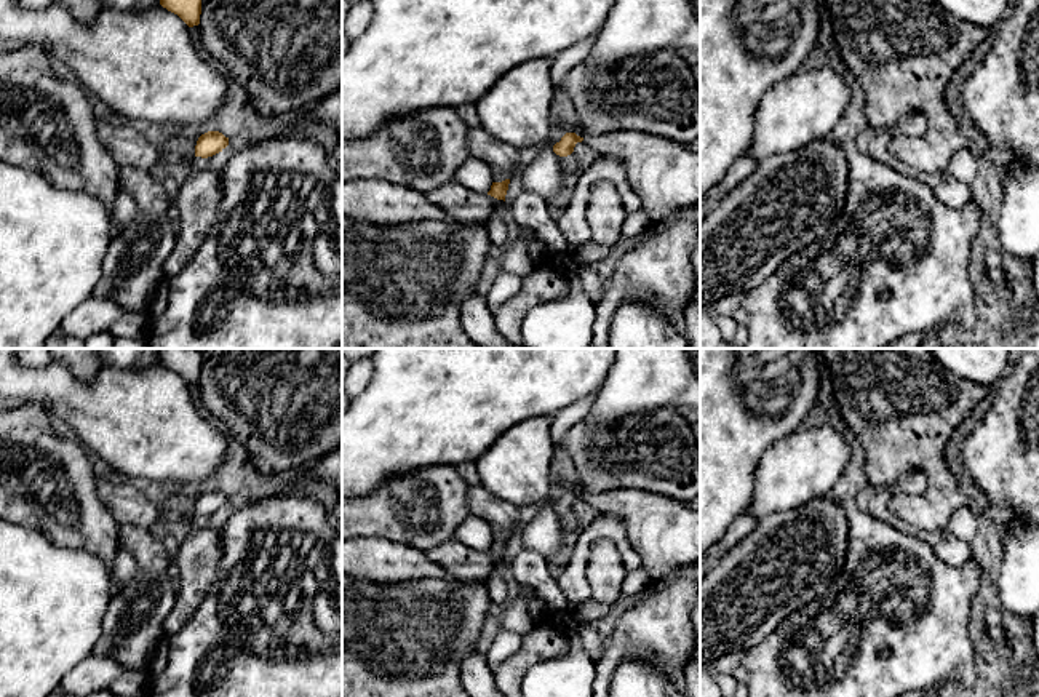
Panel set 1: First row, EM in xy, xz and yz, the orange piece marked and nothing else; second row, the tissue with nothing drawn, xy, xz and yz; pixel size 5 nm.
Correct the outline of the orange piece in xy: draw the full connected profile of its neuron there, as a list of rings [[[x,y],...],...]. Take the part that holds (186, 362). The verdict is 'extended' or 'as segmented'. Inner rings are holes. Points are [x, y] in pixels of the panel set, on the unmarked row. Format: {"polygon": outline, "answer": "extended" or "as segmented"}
{"polygon": [[[160,348],[160,363],[177,372],[189,385],[200,382],[201,352],[198,348]]], "answer": "as segmented"}

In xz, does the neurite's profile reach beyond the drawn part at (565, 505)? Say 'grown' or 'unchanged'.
grown

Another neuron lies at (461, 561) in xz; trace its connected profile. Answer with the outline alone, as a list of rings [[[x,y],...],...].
[[[454,539],[427,550],[425,555],[454,579],[473,582],[488,582],[491,572],[505,561],[488,552],[470,548]]]

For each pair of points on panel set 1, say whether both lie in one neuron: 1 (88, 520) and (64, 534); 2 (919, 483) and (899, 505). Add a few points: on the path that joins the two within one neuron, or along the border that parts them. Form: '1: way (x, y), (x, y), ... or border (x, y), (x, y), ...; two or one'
1: way (82, 525), (71, 529); one
2: border (876, 488), (923, 470), (889, 509), (926, 529); two

